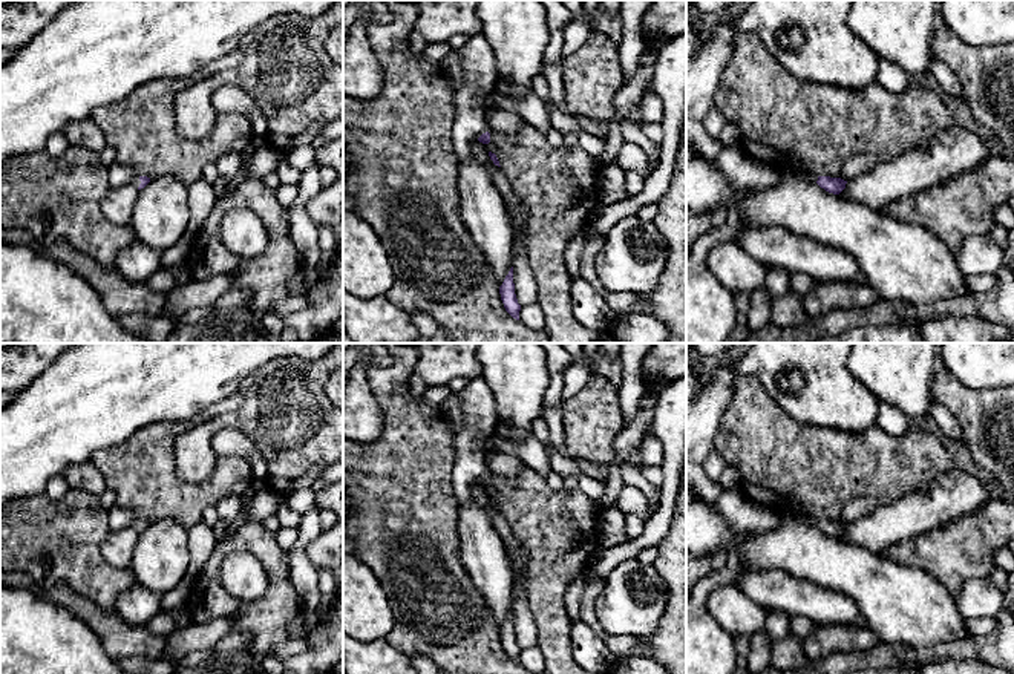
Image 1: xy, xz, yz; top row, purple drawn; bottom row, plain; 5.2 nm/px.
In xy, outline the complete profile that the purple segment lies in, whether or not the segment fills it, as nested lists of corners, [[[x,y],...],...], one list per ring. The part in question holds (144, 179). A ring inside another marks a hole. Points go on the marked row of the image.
[[[118,161],[107,167],[107,175],[113,187],[133,185],[141,190],[150,182],[150,178],[136,175],[130,167]]]

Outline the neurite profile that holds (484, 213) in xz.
[[[472,158],[460,161],[458,168],[461,218],[501,286],[513,267],[515,234],[510,213],[484,164]]]

